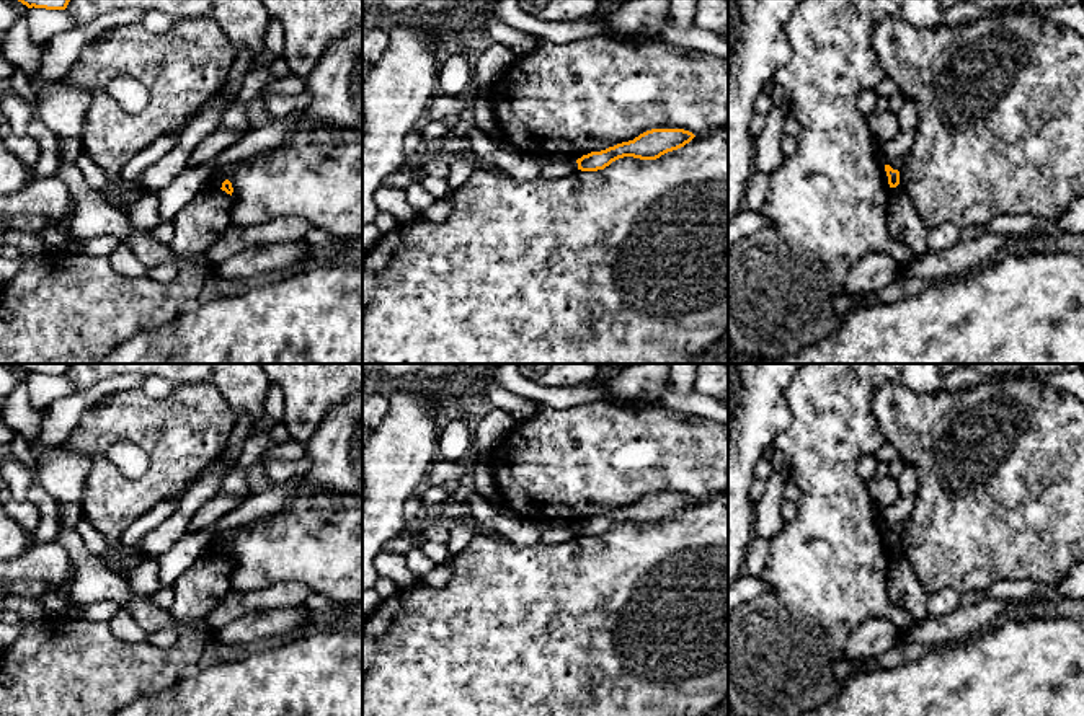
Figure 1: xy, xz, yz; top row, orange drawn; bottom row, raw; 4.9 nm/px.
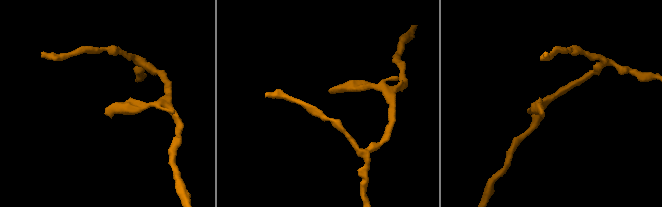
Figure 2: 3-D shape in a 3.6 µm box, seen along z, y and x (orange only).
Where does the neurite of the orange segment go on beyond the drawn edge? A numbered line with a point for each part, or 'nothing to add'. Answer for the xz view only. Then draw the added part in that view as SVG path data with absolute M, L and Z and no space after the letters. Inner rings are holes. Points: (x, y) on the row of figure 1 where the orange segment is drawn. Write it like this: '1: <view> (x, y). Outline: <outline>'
nothing to add

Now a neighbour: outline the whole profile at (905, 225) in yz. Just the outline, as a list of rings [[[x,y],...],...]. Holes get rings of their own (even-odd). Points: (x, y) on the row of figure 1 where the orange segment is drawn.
[[[900,184],[890,188],[888,230],[895,240],[911,250],[911,258],[929,251],[929,228],[921,222],[909,194]]]

